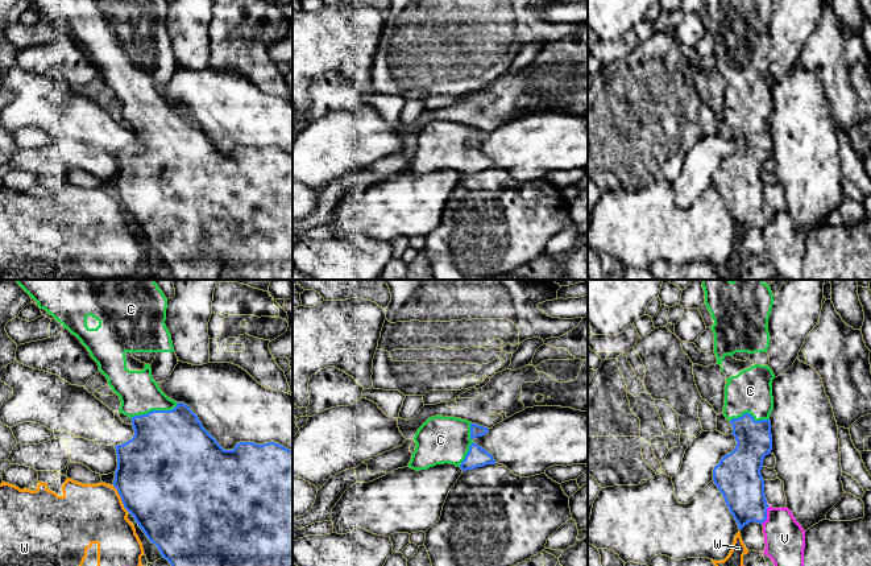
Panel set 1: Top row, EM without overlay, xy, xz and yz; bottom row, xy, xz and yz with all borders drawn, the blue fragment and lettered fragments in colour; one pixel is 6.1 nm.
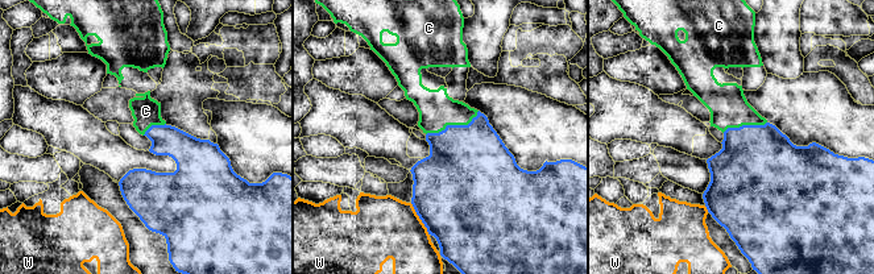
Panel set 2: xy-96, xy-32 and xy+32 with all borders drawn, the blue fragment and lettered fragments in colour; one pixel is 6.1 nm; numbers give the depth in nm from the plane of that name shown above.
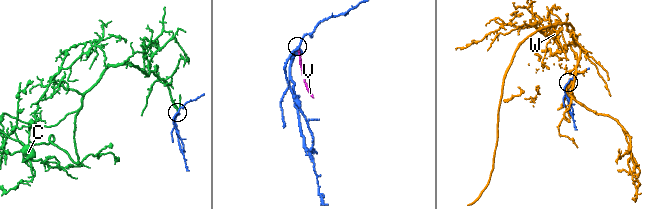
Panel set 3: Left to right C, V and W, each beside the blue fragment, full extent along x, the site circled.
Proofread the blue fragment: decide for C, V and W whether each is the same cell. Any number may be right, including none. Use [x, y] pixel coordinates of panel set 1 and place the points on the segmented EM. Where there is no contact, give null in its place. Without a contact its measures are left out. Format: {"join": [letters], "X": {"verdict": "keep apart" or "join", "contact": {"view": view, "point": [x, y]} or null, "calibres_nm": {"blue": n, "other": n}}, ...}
{"join": ["C"], "C": {"verdict": "join", "contact": {"view": "xy", "point": [154, 410]}, "calibres_nm": {"blue": 460, "other": 240}}, "V": {"verdict": "keep apart", "contact": {"view": "yz", "point": [766, 515]}, "calibres_nm": {"blue": 260, "other": 240}}, "W": {"verdict": "keep apart", "contact": {"view": "xy", "point": [121, 499]}, "calibres_nm": {"blue": 500, "other": 360}}}

